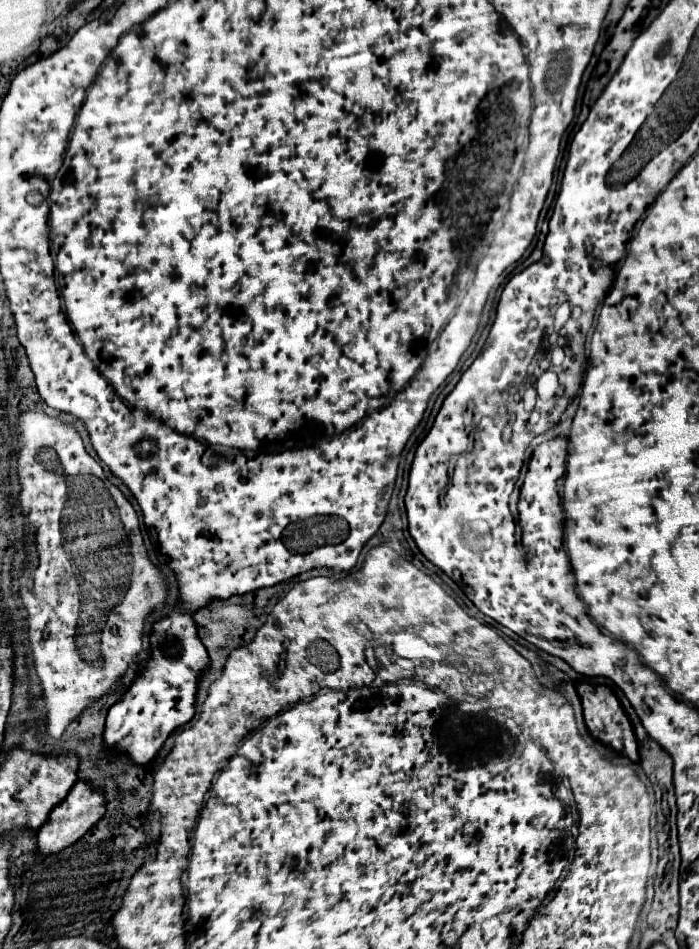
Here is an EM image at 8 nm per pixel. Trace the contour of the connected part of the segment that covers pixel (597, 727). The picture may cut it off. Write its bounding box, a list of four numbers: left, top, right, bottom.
[577,682,639,762]

